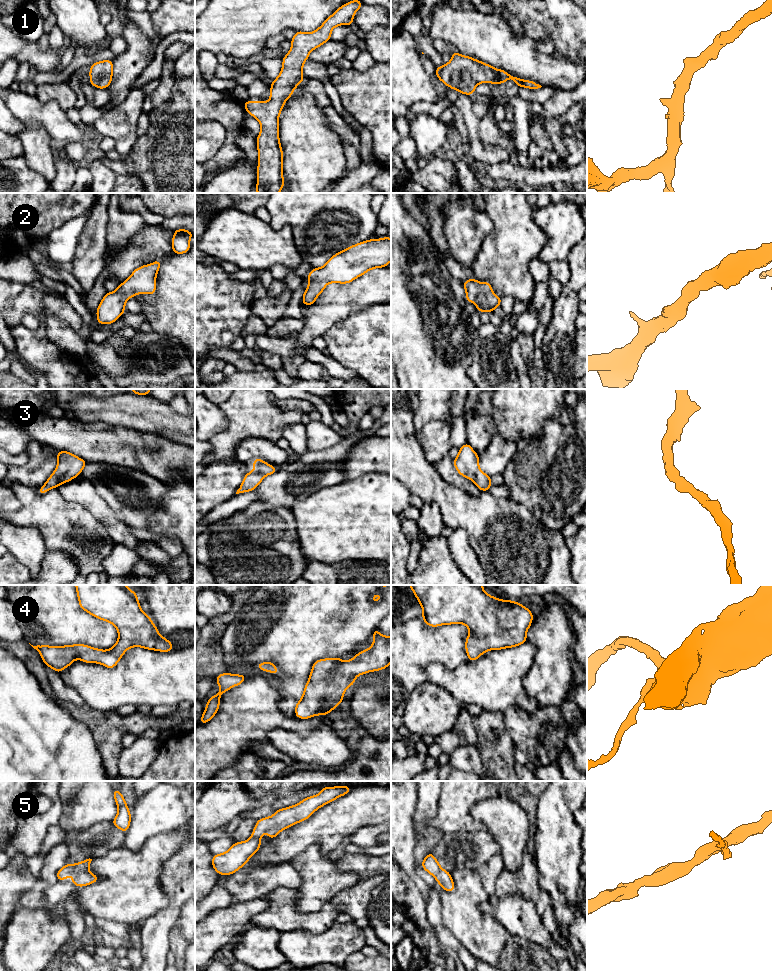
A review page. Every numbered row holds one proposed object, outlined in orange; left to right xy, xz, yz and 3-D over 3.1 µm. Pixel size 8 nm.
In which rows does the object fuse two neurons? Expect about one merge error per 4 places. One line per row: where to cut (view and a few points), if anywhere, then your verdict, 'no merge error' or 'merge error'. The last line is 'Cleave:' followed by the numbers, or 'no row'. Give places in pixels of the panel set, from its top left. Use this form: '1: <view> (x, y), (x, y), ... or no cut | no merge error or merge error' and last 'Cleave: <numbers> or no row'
1: no cut | no merge error
2: no cut | no merge error
3: no cut | no merge error
4: no cut | no merge error
5: no cut | no merge error
Cleave: no row

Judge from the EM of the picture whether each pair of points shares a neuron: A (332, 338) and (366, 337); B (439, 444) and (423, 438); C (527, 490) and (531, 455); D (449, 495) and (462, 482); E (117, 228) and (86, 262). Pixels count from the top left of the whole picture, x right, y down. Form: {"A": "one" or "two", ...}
{"A": "one", "B": "one", "C": "one", "D": "two", "E": "two"}

